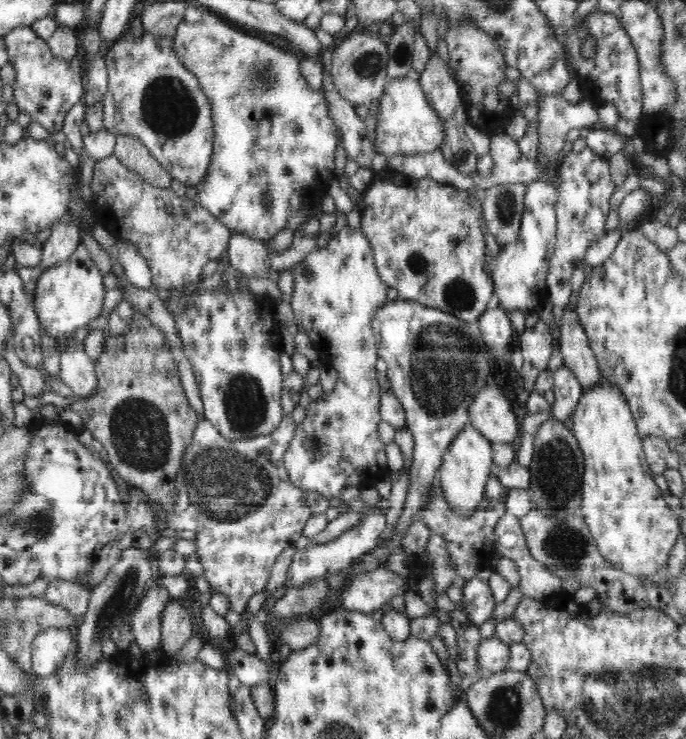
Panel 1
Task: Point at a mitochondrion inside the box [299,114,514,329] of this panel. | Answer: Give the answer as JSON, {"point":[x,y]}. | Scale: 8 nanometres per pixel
{"point":[461,294]}

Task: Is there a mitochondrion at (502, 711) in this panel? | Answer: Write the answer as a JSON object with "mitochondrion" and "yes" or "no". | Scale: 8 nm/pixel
{"mitochondrion":"yes"}

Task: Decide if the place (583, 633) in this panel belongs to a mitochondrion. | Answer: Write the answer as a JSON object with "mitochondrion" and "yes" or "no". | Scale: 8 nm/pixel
{"mitochondrion":"no"}

